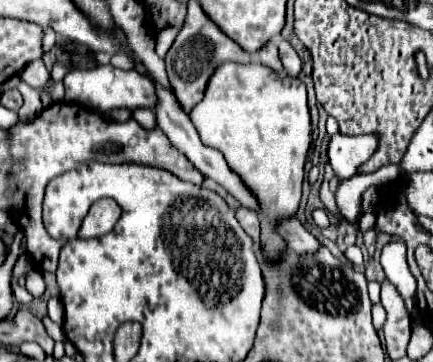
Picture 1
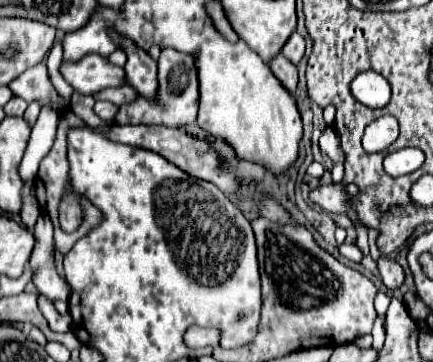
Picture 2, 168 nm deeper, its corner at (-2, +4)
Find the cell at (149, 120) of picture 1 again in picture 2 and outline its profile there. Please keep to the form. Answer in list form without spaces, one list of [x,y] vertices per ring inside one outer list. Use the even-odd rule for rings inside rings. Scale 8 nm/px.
[[[123,86],[123,88],[107,88],[107,90],[101,90],[101,92],[97,92],[93,98],[95,98],[95,100],[111,100],[113,104],[121,106],[121,104],[125,104],[125,102],[131,102],[135,96],[137,96],[137,94],[133,92],[131,86]]]

